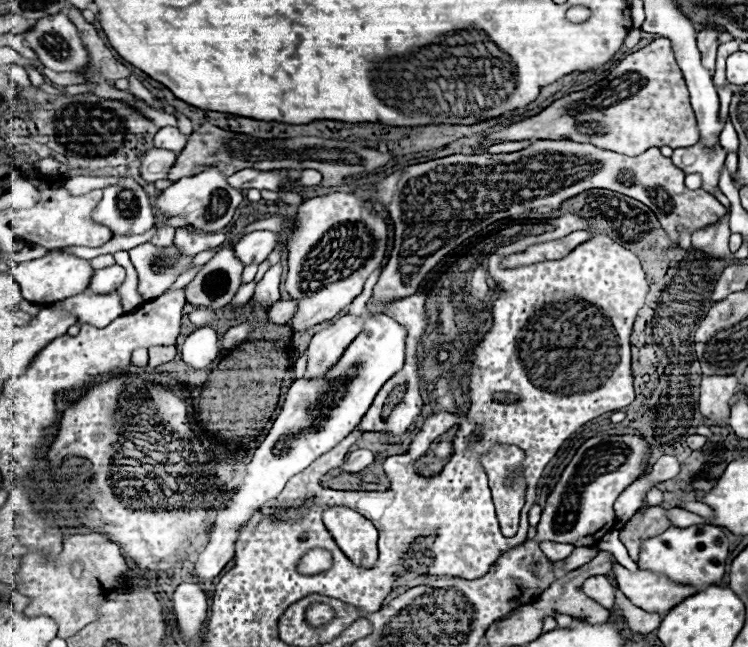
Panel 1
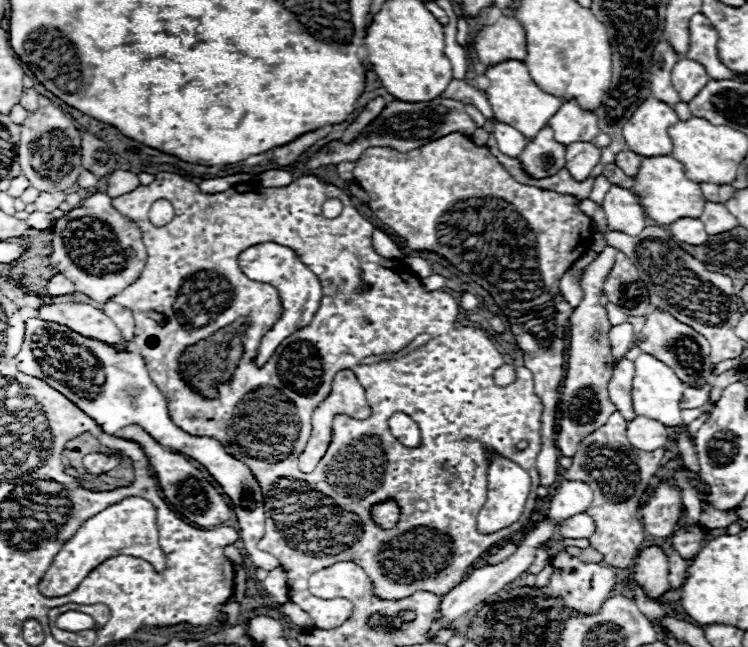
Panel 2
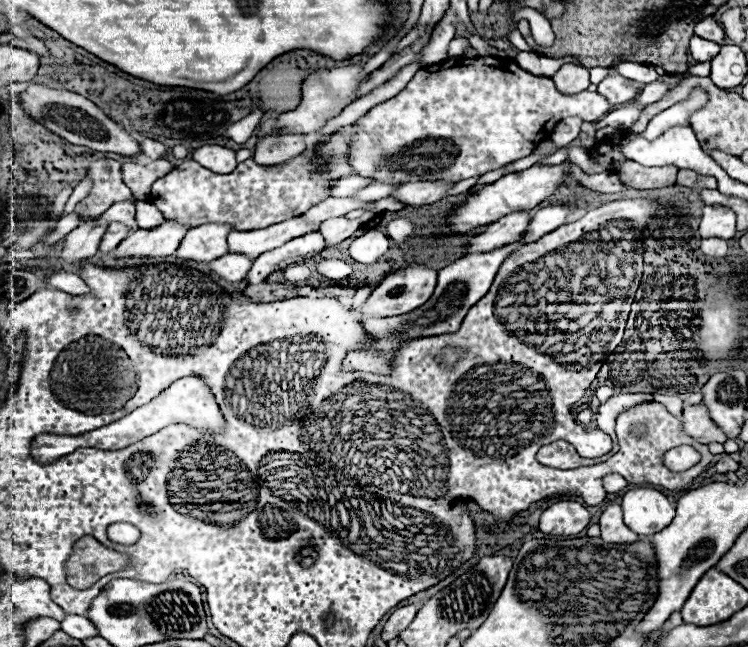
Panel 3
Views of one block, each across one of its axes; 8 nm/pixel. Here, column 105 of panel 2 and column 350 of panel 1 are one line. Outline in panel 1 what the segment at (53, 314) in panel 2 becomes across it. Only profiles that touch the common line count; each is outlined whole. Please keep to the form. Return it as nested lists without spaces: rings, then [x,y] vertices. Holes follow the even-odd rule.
[[[346,314],[332,326],[314,334],[308,346],[308,368],[306,376],[322,376],[328,372],[348,344],[362,332],[364,316]]]

